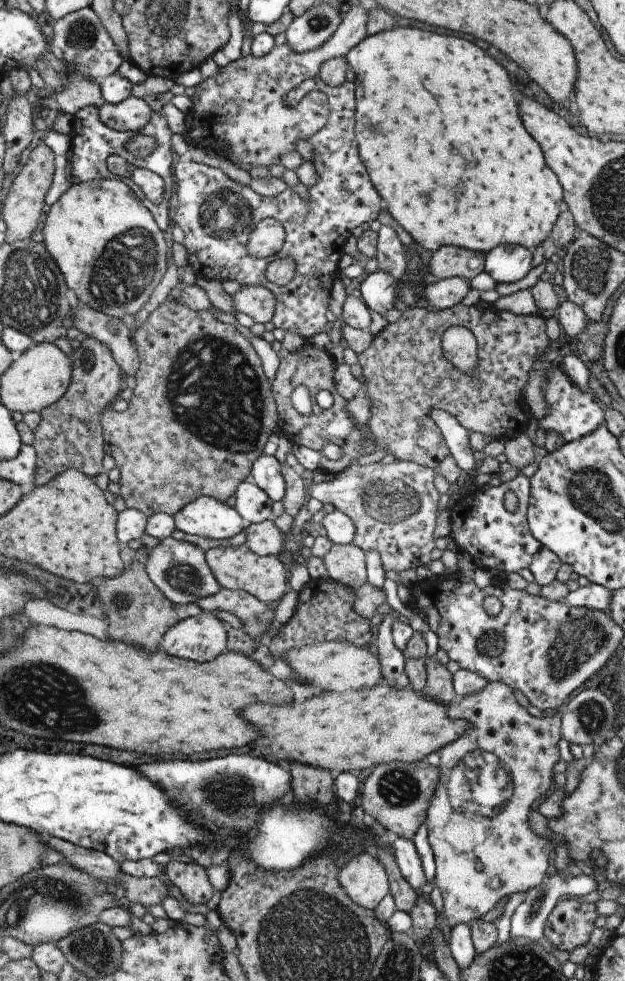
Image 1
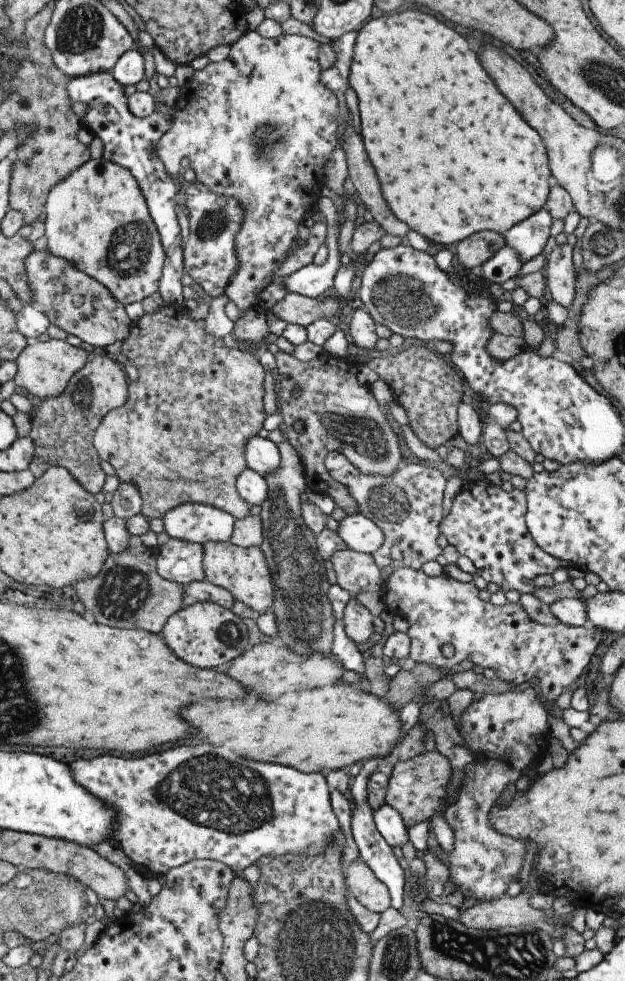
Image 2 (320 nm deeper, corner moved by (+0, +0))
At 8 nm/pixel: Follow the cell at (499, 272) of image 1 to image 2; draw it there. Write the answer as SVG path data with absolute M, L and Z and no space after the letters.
M539 209L505 231L502 235L504 244L510 246L518 254L522 264L525 264L529 259L541 254L549 237L552 219L547 209Z

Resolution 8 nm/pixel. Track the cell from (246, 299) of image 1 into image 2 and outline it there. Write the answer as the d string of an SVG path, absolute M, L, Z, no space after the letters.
M287 293L283 300L274 304L269 311L286 323L306 327L317 319L331 318L339 314L343 305L339 296L326 296L316 300L297 293Z

